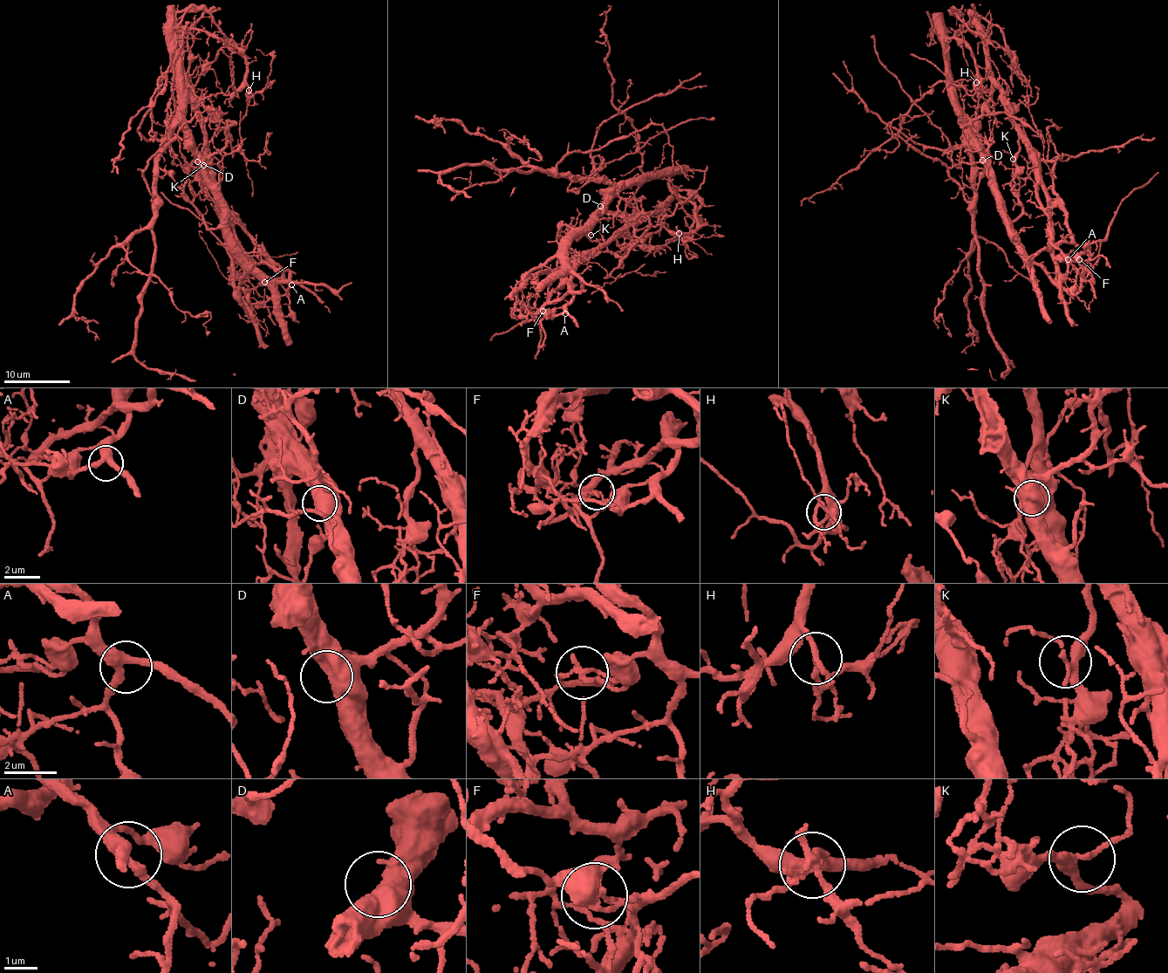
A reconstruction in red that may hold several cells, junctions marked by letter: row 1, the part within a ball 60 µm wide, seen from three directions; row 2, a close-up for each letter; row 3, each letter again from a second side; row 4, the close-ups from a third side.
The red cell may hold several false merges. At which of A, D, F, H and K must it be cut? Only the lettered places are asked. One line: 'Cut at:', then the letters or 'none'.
Cut at: F

